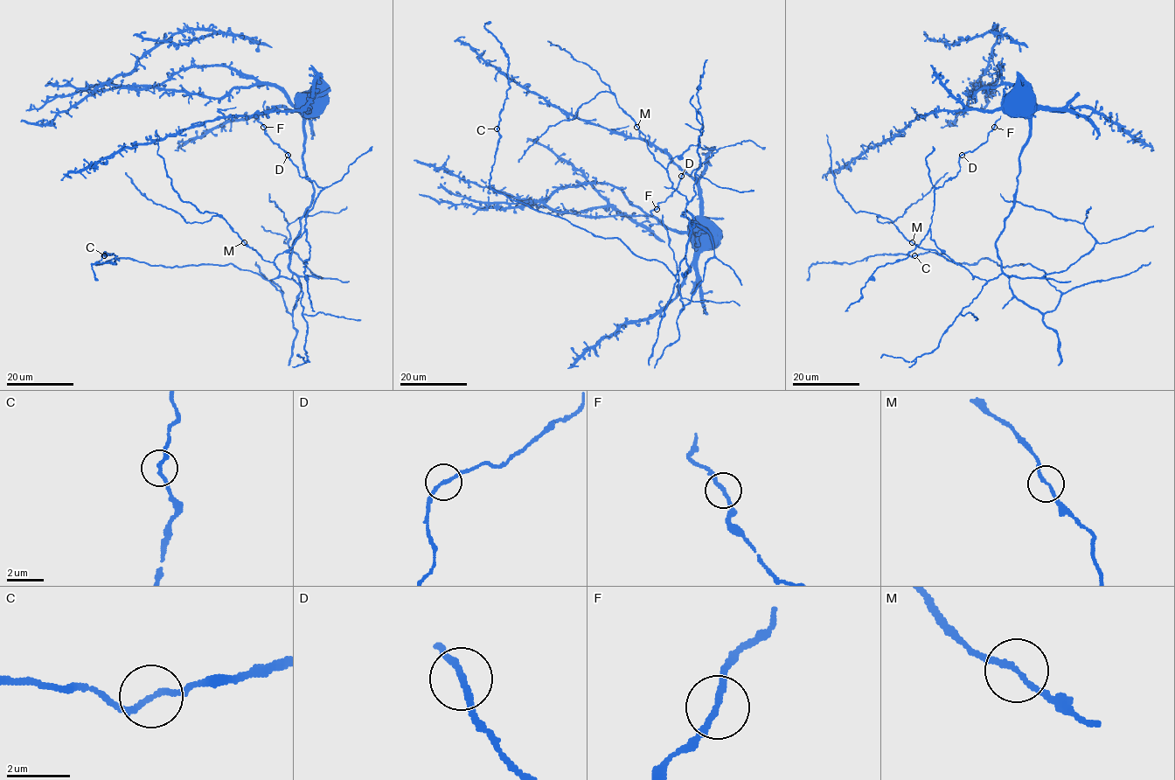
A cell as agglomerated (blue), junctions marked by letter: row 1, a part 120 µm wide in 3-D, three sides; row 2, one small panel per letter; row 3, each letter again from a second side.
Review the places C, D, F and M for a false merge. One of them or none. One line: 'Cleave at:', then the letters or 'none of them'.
Cleave at: none of them

